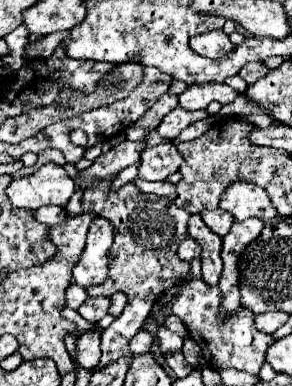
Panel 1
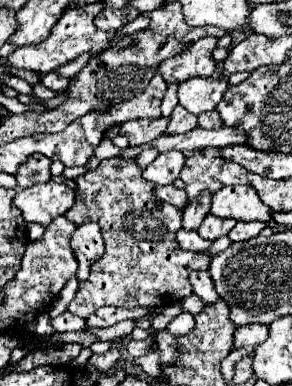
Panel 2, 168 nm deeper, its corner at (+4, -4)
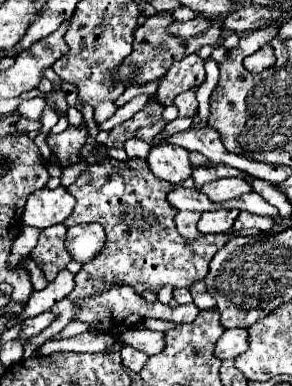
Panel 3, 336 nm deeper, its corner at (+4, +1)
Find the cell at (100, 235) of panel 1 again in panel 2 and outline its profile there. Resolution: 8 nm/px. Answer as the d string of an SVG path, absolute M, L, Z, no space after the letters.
M96 222L78 226L76 232L72 234L72 248L74 248L74 256L80 264L76 278L78 278L78 282L84 282L90 276L90 266L104 252L104 240L100 236L100 226Z

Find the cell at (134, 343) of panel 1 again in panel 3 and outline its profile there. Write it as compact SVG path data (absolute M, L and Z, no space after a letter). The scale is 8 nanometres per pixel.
M128 329L122 335L118 335L118 341L124 341L126 345L136 347L138 351L144 351L146 355L158 355L164 349L164 333L154 333L146 329Z

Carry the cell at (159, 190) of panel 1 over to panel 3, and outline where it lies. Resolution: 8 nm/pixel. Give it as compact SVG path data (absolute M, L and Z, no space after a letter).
M178 187L176 191L172 191L168 195L168 201L176 207L176 209L188 209L188 211L212 211L212 209L218 209L216 203L208 201L206 195L202 195L200 191L196 189L184 189L184 187Z

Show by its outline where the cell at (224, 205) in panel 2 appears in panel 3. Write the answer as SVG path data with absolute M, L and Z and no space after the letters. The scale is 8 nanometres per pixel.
M218 179L218 181L206 183L206 187L200 187L200 191L204 195L208 195L210 201L222 203L222 201L228 201L228 199L236 199L244 193L250 193L252 185L244 179Z

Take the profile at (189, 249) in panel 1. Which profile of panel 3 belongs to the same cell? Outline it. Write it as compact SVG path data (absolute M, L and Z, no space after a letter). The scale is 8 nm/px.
M178 211L176 217L174 217L180 235L186 237L186 239L196 239L196 237L200 237L200 231L196 229L198 219L200 219L200 213L196 213L196 211Z

